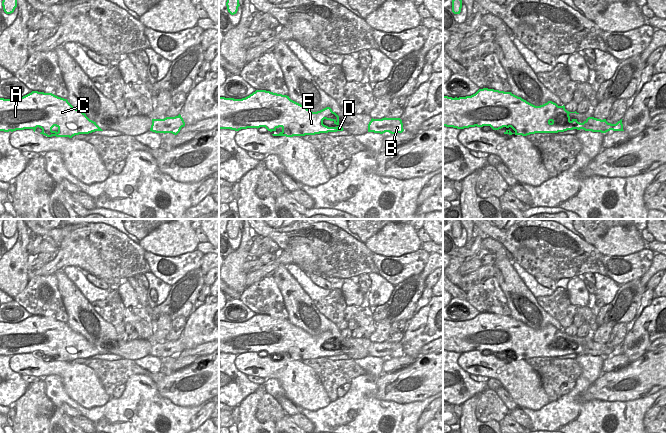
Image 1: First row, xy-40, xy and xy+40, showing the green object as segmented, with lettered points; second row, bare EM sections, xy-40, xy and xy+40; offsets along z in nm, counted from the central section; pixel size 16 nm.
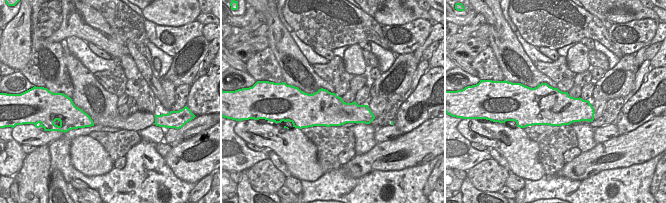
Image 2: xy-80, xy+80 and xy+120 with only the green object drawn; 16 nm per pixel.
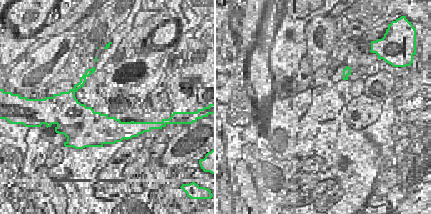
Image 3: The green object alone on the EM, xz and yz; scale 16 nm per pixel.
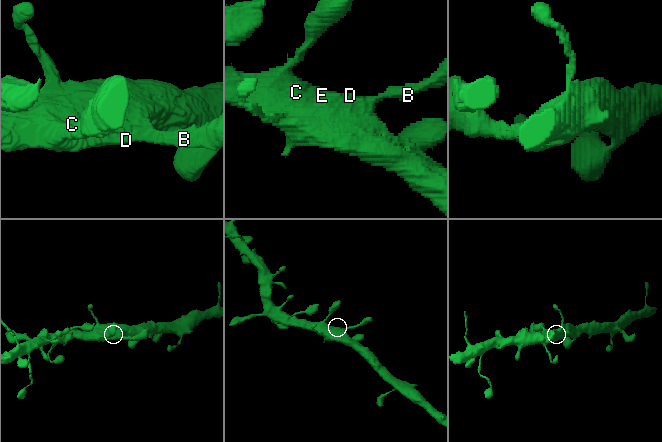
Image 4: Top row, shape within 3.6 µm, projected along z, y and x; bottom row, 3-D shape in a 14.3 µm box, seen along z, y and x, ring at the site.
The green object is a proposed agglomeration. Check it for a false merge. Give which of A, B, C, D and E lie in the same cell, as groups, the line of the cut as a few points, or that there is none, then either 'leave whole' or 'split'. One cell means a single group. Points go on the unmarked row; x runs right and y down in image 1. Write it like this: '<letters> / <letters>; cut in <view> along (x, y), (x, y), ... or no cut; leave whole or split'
A B C D E; no cut; leave whole

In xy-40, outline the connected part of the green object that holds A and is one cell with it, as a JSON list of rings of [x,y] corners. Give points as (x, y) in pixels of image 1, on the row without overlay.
[[[32,315],[19,323],[0,322],[0,355],[42,353],[47,361],[69,361],[103,355],[67,323]]]

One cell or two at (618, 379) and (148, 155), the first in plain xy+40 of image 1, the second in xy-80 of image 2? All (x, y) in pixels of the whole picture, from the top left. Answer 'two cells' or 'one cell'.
two cells

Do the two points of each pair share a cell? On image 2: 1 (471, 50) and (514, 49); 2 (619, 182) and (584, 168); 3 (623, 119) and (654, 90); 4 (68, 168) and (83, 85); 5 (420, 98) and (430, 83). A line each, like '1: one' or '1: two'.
1: two
2: two
3: one
4: two
5: one

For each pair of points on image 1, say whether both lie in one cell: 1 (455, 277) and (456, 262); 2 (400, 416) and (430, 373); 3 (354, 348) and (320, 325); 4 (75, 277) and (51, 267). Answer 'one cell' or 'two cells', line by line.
1: one cell
2: two cells
3: one cell
4: two cells

